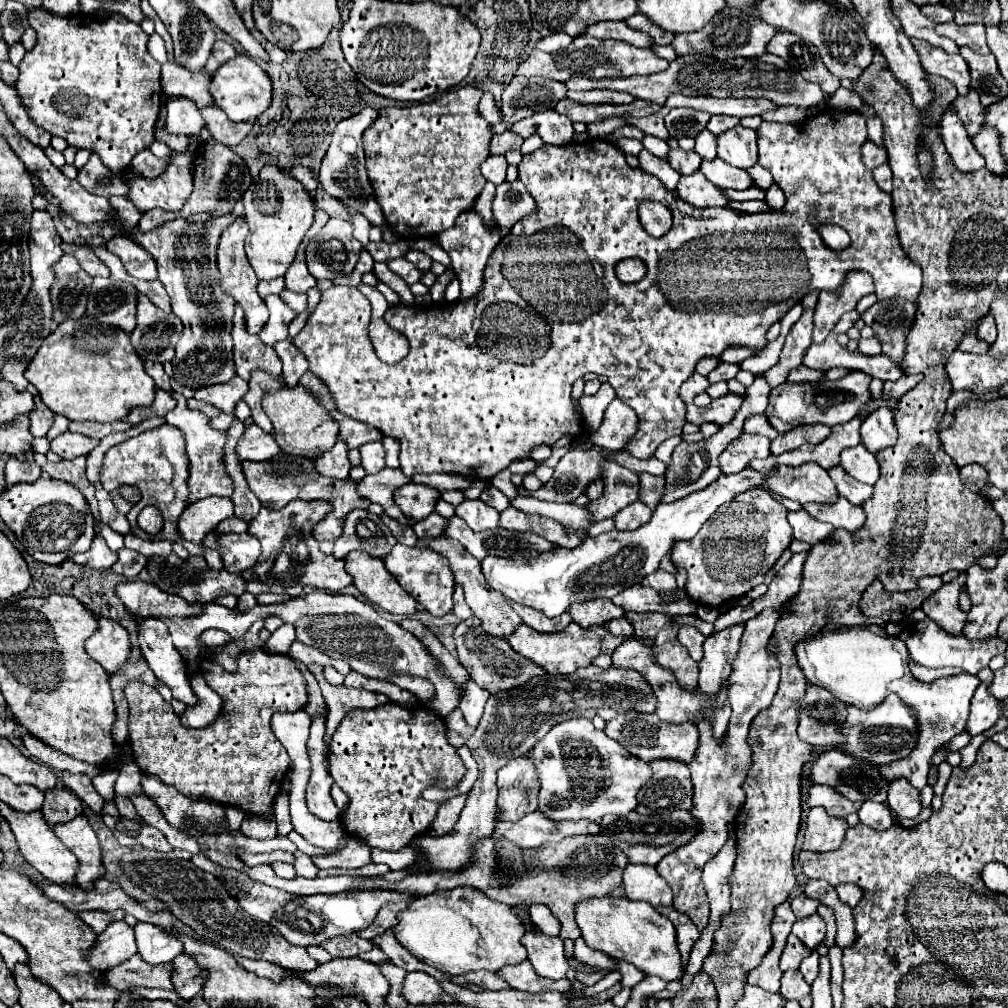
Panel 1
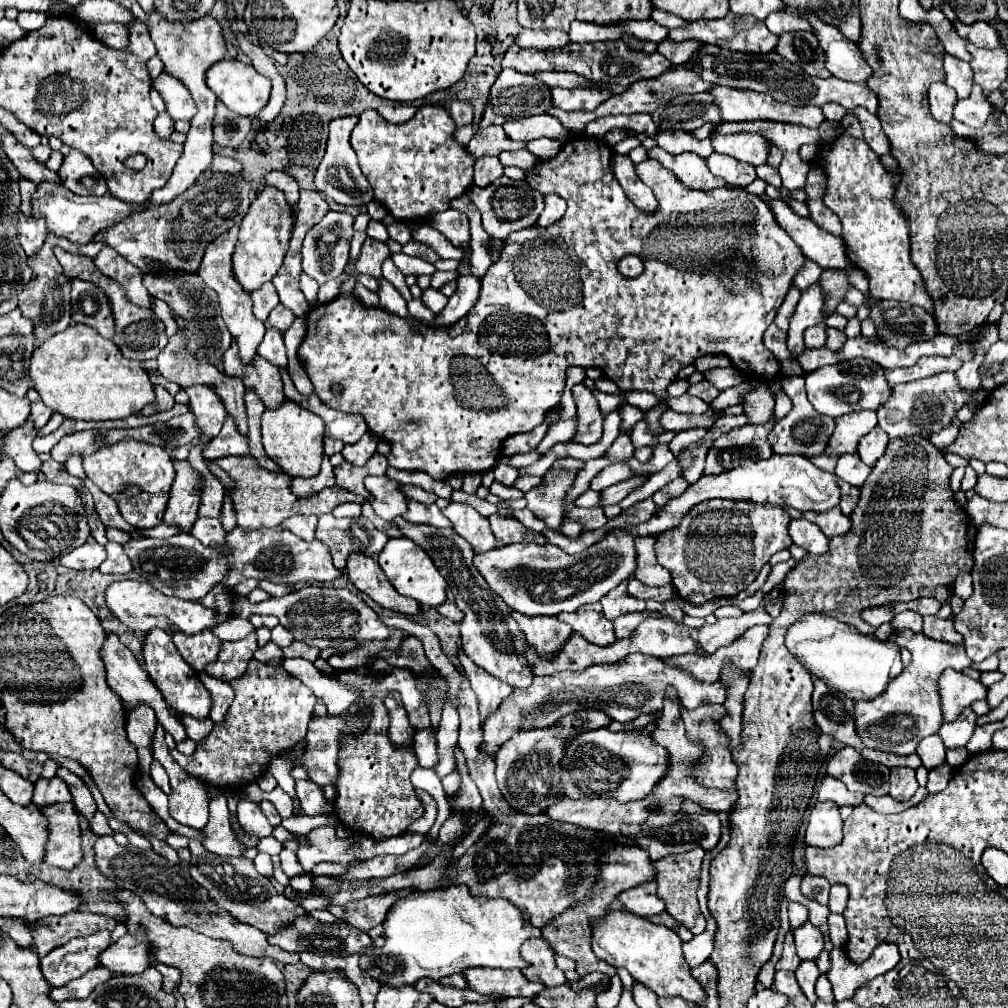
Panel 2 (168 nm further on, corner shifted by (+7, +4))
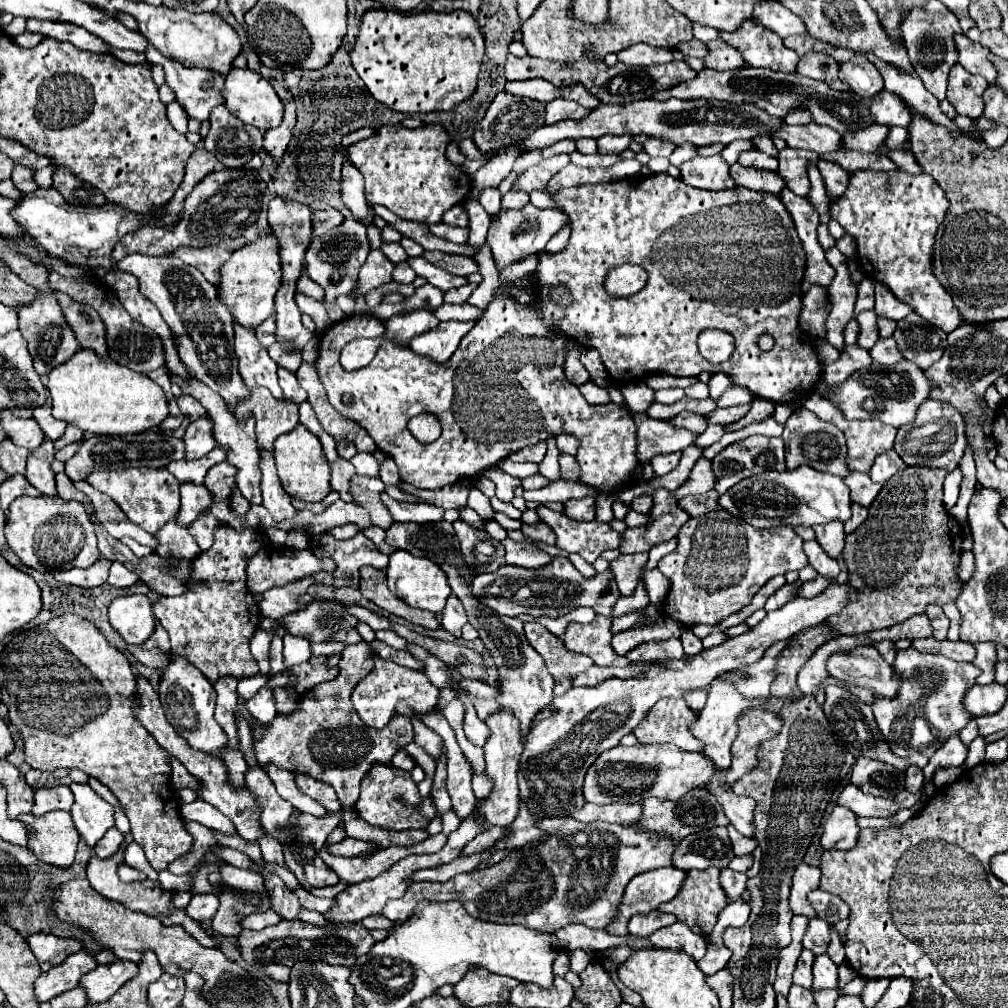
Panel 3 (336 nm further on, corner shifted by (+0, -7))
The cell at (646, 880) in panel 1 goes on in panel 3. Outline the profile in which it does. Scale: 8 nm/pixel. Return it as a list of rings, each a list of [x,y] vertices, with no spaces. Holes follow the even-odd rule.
[[[650,911],[648,915],[634,915],[628,923],[628,931],[634,935],[652,935],[656,929],[660,927],[668,927],[676,921],[674,915],[668,913],[660,913],[660,911]]]

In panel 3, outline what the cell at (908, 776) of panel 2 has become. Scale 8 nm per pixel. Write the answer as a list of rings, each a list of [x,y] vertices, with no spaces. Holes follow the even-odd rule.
[[[910,765],[910,767],[906,769],[904,789],[910,791],[910,793],[918,793],[918,791],[922,791],[922,785],[924,785],[924,773],[922,773],[916,765]]]

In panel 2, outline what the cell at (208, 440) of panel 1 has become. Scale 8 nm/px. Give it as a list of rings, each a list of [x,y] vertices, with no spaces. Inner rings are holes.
[[[173,462],[177,476],[169,492],[167,510],[163,516],[165,524],[175,524],[183,532],[189,532],[193,522],[197,520],[197,508],[199,508],[199,496],[195,496],[195,488],[199,486],[199,476],[195,476],[195,470],[189,468],[187,462]]]

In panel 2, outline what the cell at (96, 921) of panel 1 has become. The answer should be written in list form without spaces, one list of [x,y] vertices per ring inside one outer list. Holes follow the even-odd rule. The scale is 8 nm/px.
[[[67,912],[61,916],[47,916],[39,920],[39,924],[31,926],[35,936],[33,946],[35,952],[43,956],[75,936],[93,934],[97,930],[113,930],[115,924],[117,922],[113,918],[91,912]]]

